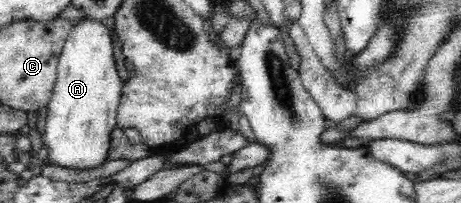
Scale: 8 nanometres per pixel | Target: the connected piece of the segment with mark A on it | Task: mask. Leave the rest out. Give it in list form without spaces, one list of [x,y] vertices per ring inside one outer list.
[[[86,17],[76,22],[62,47],[53,93],[43,114],[48,157],[55,165],[73,170],[91,170],[107,161],[109,136],[116,127],[121,77],[117,71],[111,31],[105,21]]]

